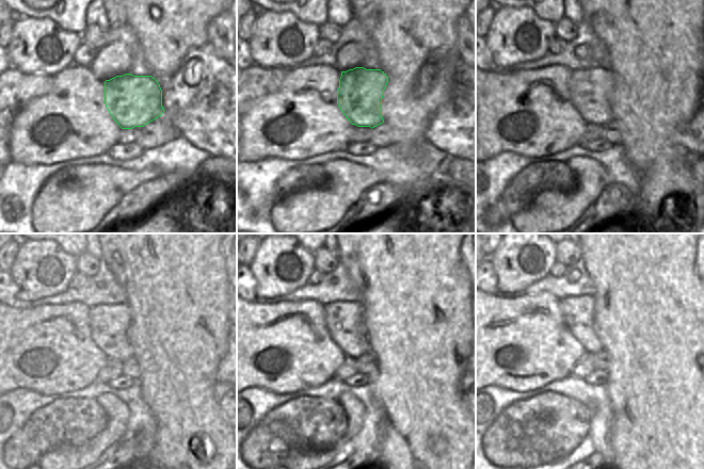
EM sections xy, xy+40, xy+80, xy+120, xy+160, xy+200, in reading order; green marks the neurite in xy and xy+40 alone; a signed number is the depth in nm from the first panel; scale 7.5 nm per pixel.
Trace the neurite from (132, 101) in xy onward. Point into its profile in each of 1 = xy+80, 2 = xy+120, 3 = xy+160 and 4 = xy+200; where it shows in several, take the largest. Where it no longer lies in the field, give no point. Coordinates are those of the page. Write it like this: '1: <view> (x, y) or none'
1: xy+80 (590, 90)
2: xy+120 (109, 323)
3: xy+160 (344, 320)
4: xy+200 (577, 310)

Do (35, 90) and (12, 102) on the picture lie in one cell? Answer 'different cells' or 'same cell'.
same cell

